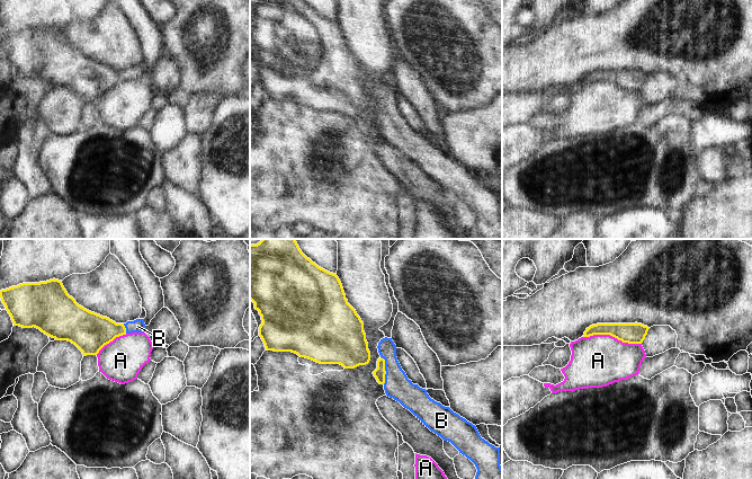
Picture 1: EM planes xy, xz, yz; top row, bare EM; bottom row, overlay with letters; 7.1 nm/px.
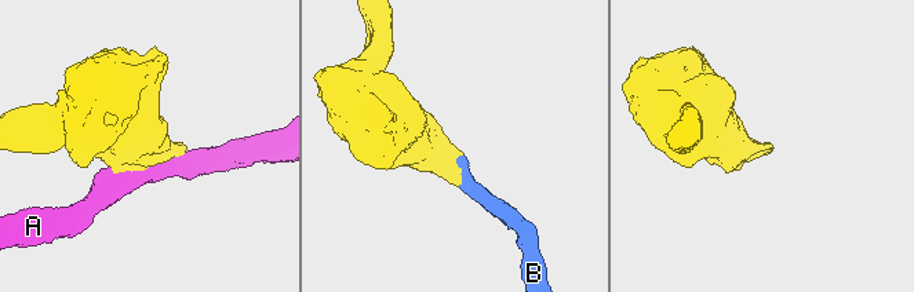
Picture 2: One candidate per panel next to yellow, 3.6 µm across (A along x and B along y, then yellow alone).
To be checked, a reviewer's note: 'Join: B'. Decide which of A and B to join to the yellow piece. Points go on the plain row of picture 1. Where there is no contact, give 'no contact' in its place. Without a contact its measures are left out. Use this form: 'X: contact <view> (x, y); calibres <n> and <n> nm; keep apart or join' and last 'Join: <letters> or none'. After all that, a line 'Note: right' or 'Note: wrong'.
A: contact yz (612, 83); calibres 140 and 380 nm; keep apart
B: contact xz (384, 117); calibres 80 and 180 nm; join
Join: B
Note: right

